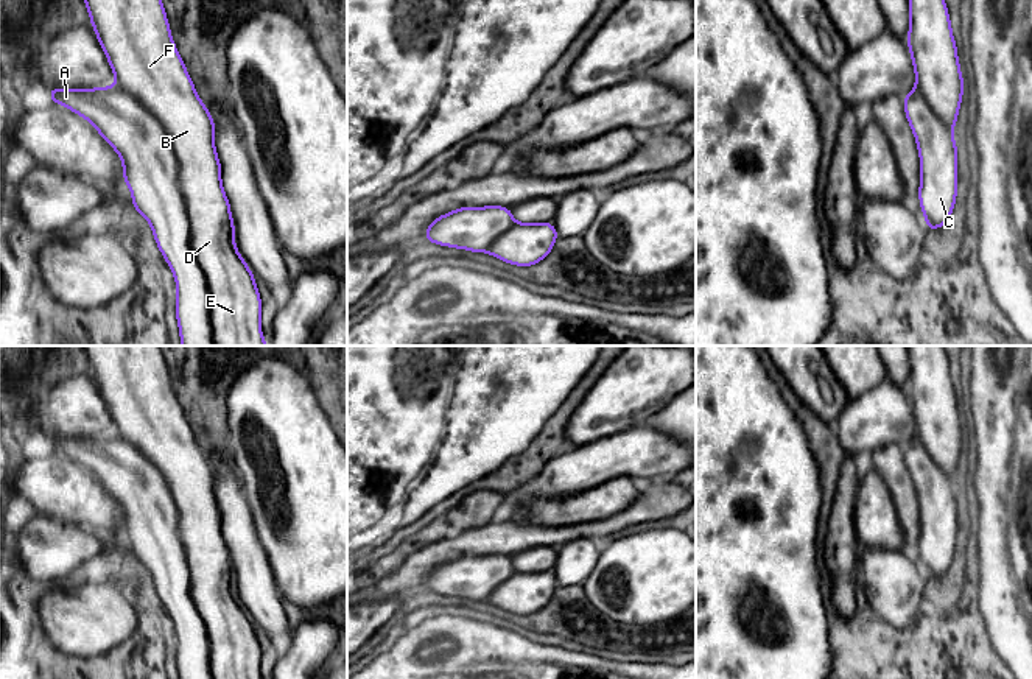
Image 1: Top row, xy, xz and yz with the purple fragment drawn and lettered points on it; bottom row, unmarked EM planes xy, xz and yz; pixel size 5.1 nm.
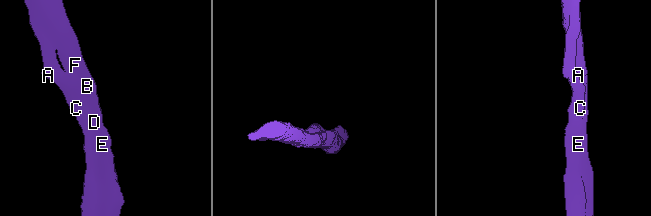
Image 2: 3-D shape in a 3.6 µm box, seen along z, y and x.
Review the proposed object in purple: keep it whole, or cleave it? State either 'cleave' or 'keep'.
cleave

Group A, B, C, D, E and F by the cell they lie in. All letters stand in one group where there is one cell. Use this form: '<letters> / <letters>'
A C / B D E F

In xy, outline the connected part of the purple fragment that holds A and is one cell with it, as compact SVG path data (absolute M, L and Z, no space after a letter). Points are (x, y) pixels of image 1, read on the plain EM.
M120 434L51 436L48 445L92 472L120 505L134 558L148 568L157 596L174 623L179 679L212 679L210 645L191 600L179 511L160 470Z

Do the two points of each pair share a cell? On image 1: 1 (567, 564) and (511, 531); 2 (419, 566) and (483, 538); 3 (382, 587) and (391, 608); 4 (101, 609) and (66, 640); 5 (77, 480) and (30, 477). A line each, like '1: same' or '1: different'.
1: different
2: same
3: different
4: same
5: same

